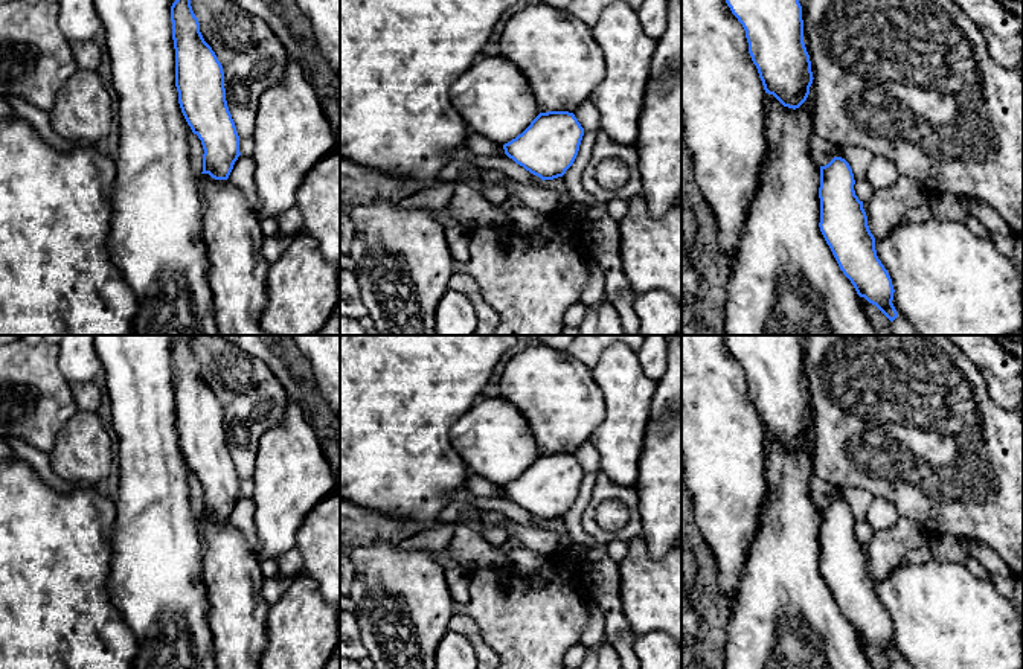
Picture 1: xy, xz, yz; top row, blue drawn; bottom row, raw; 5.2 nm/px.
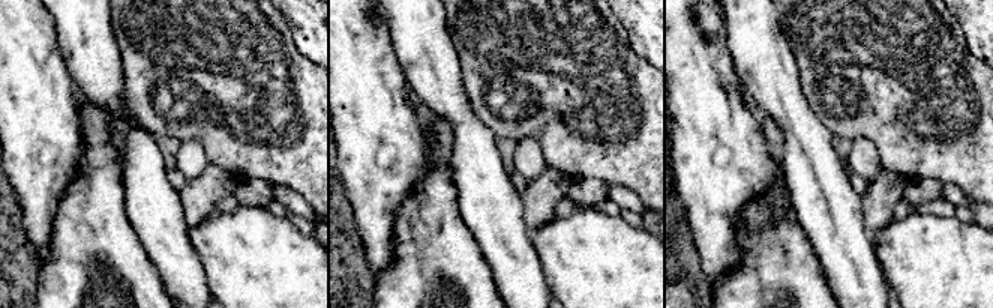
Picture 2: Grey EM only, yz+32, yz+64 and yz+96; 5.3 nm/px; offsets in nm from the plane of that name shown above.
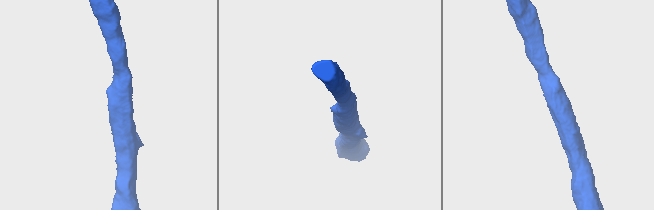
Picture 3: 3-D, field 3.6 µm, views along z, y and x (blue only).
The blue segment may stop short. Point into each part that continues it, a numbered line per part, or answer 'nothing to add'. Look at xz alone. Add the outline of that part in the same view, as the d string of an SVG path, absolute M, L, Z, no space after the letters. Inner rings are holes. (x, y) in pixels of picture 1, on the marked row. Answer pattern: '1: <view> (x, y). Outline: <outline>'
1: xz (494, 98). Outline: M502 55L480 56L451 84L450 99L471 133L502 146L541 113L524 73Z

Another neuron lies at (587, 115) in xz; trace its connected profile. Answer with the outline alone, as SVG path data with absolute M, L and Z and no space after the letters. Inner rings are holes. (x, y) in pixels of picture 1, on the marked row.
M592 101L581 104L573 114L584 128L584 131L595 131L595 133L601 131L599 111L596 110Z

